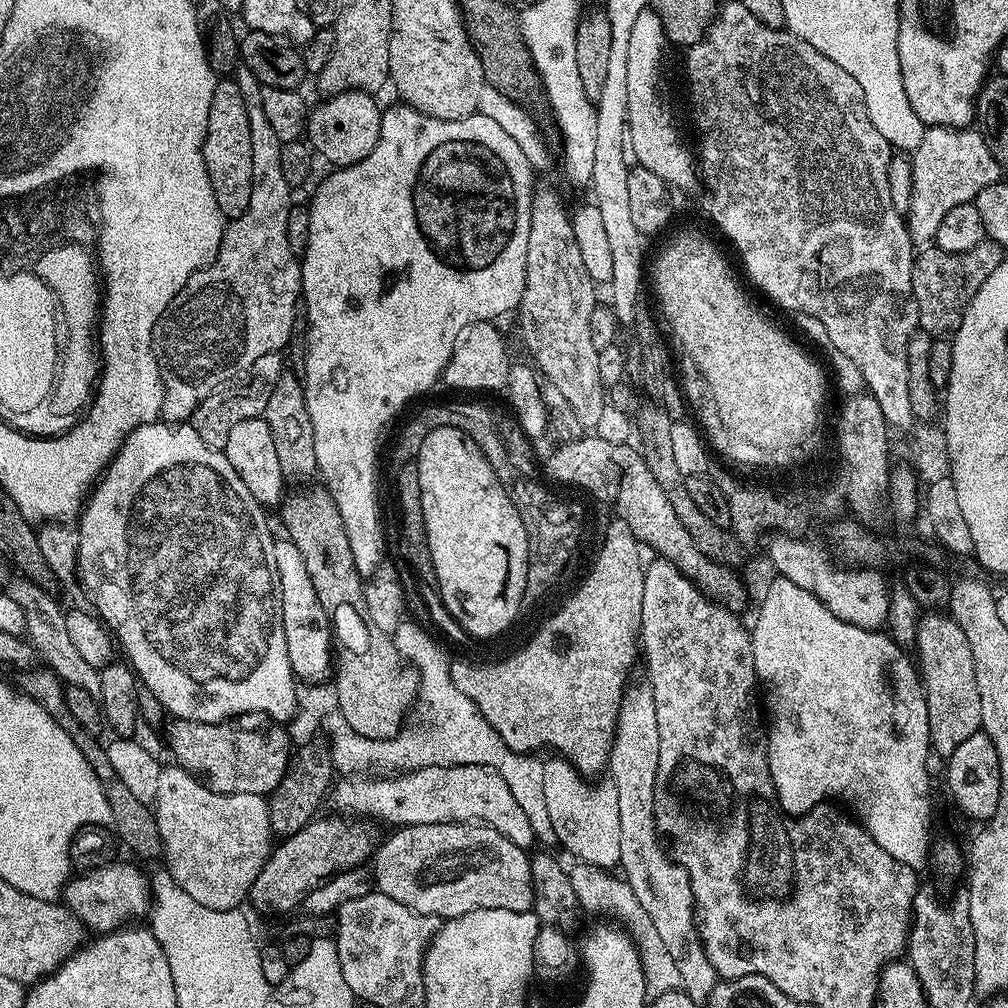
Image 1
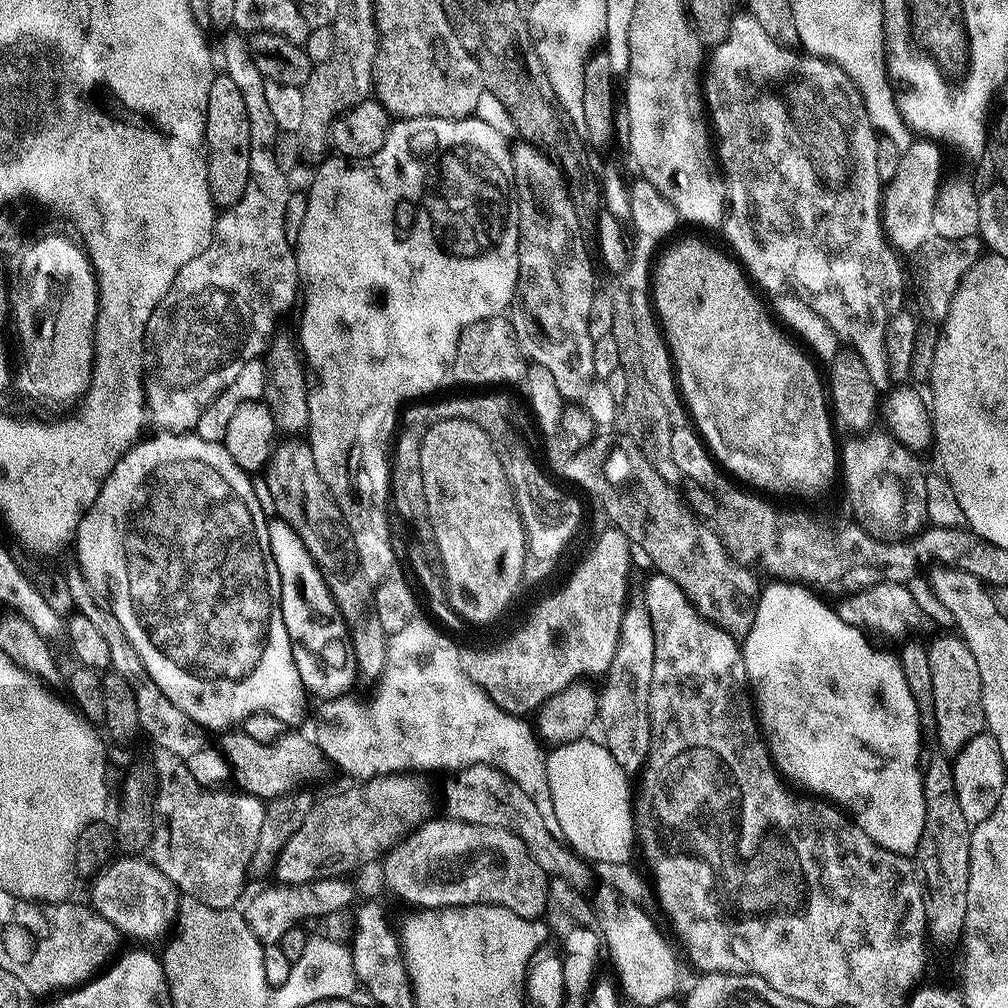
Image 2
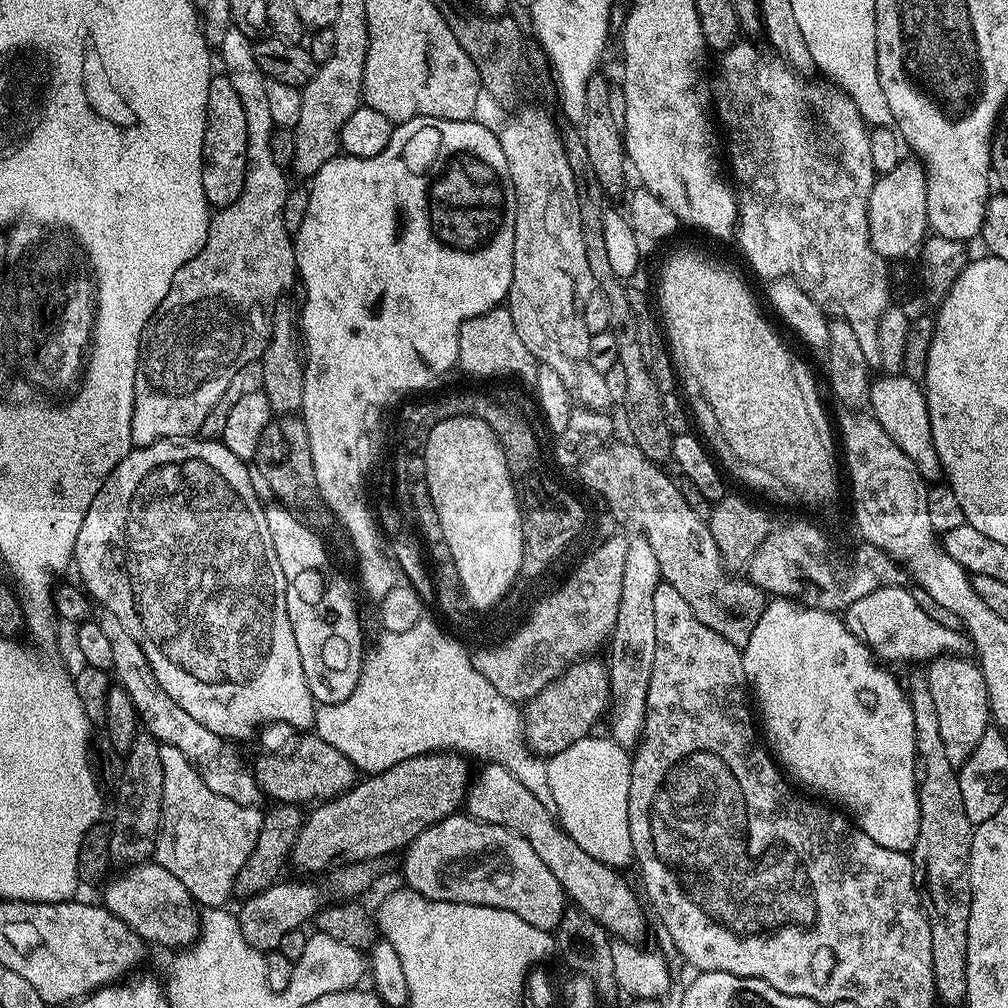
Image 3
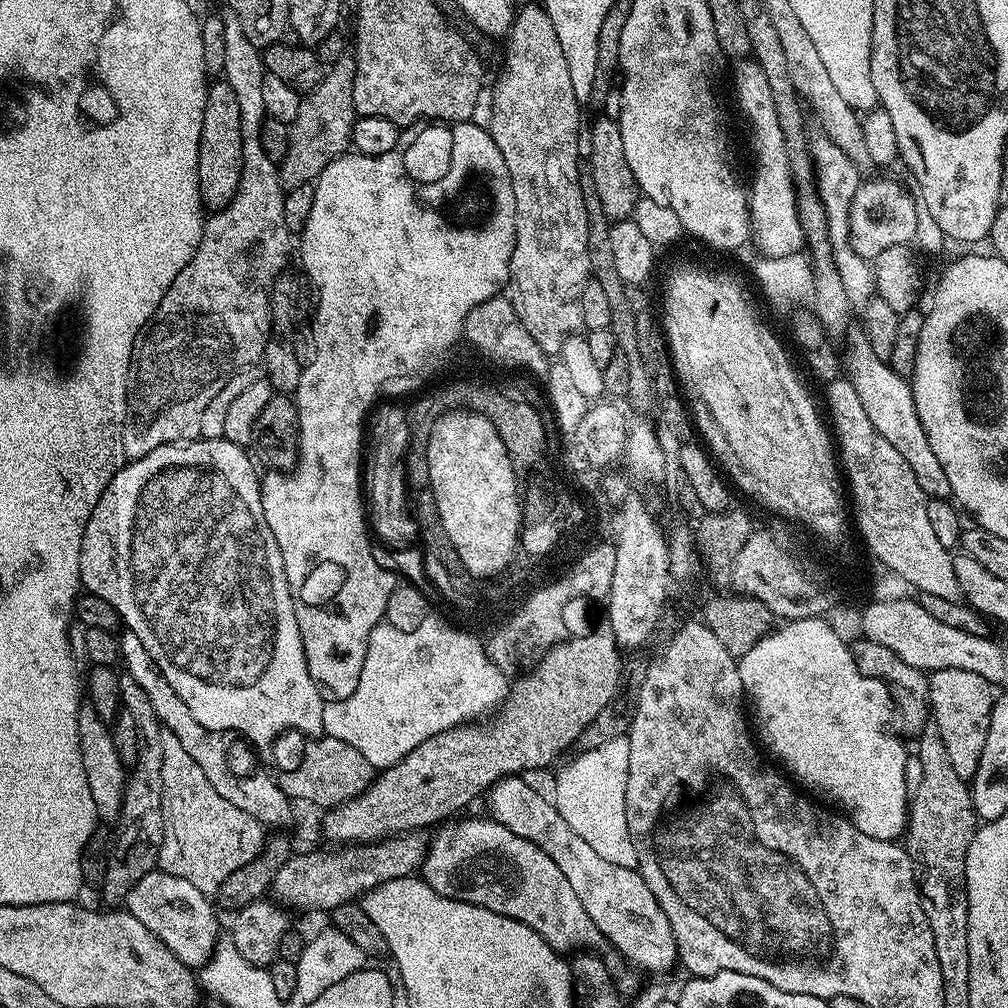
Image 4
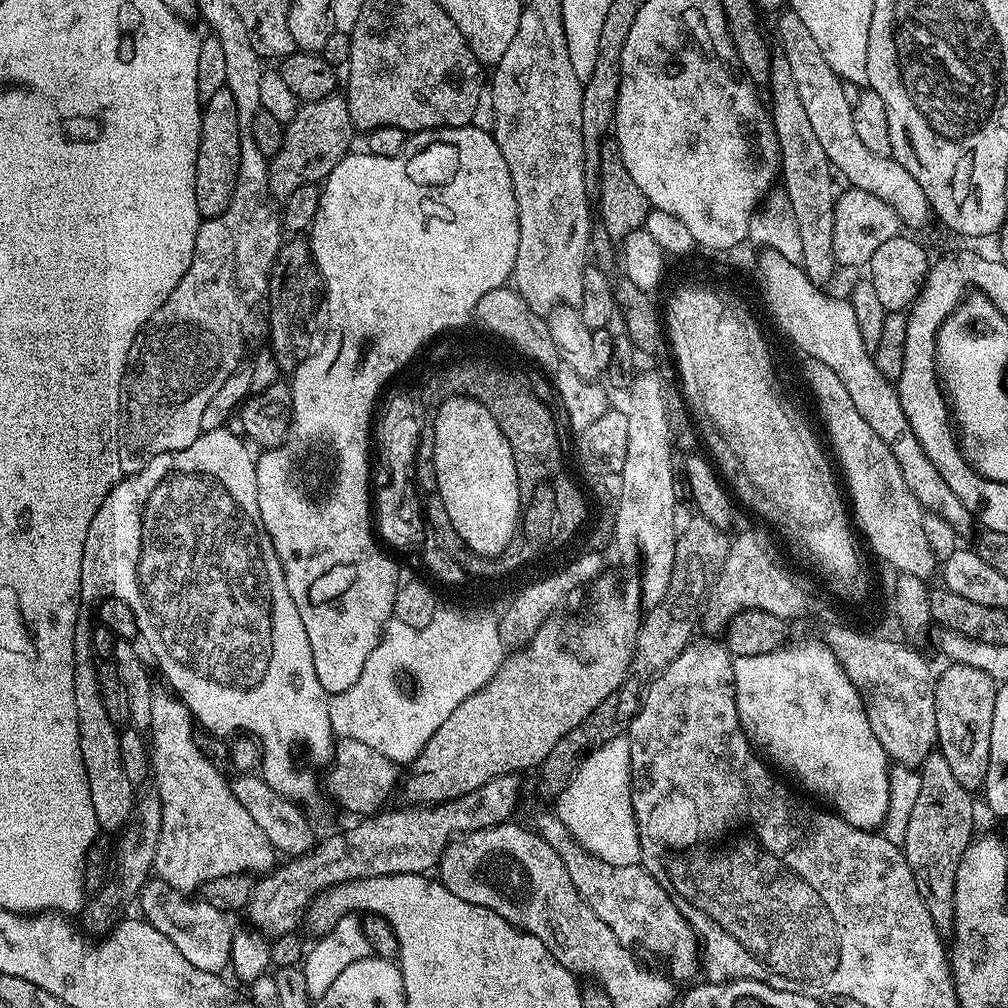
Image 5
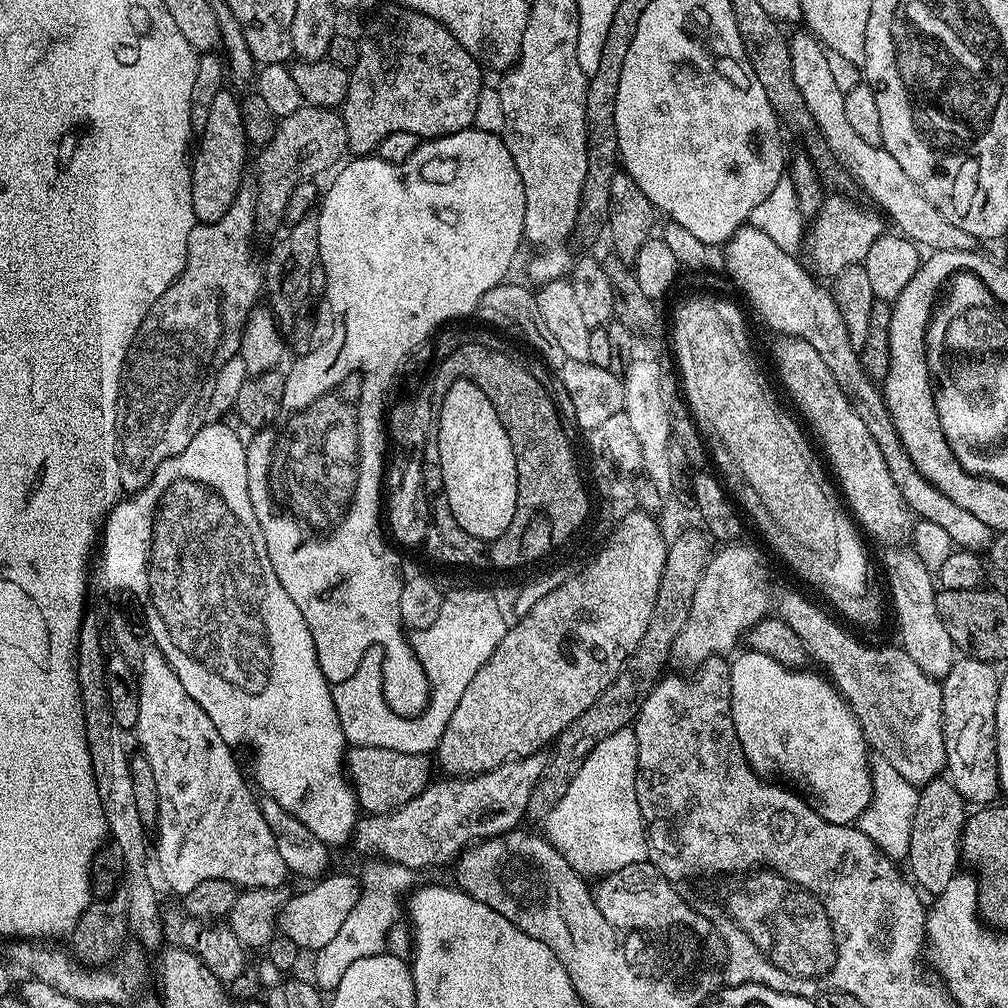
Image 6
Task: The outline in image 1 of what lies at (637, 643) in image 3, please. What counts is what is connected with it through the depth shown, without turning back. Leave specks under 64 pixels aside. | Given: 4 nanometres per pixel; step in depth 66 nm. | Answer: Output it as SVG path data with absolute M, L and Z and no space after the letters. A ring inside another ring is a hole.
M646 682L633 683L625 691L616 719L616 737L608 755L607 775L618 790L618 830L622 876L634 890L639 903L650 914L667 953L682 974L681 989L697 1006L707 1005L718 977L696 929L696 904L692 900L690 878L682 865L672 859L656 826L656 775L658 774L658 714L654 714L654 694Z

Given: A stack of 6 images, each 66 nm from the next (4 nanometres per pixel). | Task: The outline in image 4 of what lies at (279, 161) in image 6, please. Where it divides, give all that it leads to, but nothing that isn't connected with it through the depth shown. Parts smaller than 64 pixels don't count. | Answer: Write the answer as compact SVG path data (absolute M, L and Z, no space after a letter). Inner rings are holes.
M345 54L336 64L324 73L324 81L313 92L307 93L298 106L298 118L290 125L290 150L278 165L280 180L285 189L314 182L338 157L349 151L352 142L352 128L356 125L357 115L354 106L354 74L356 61Z

